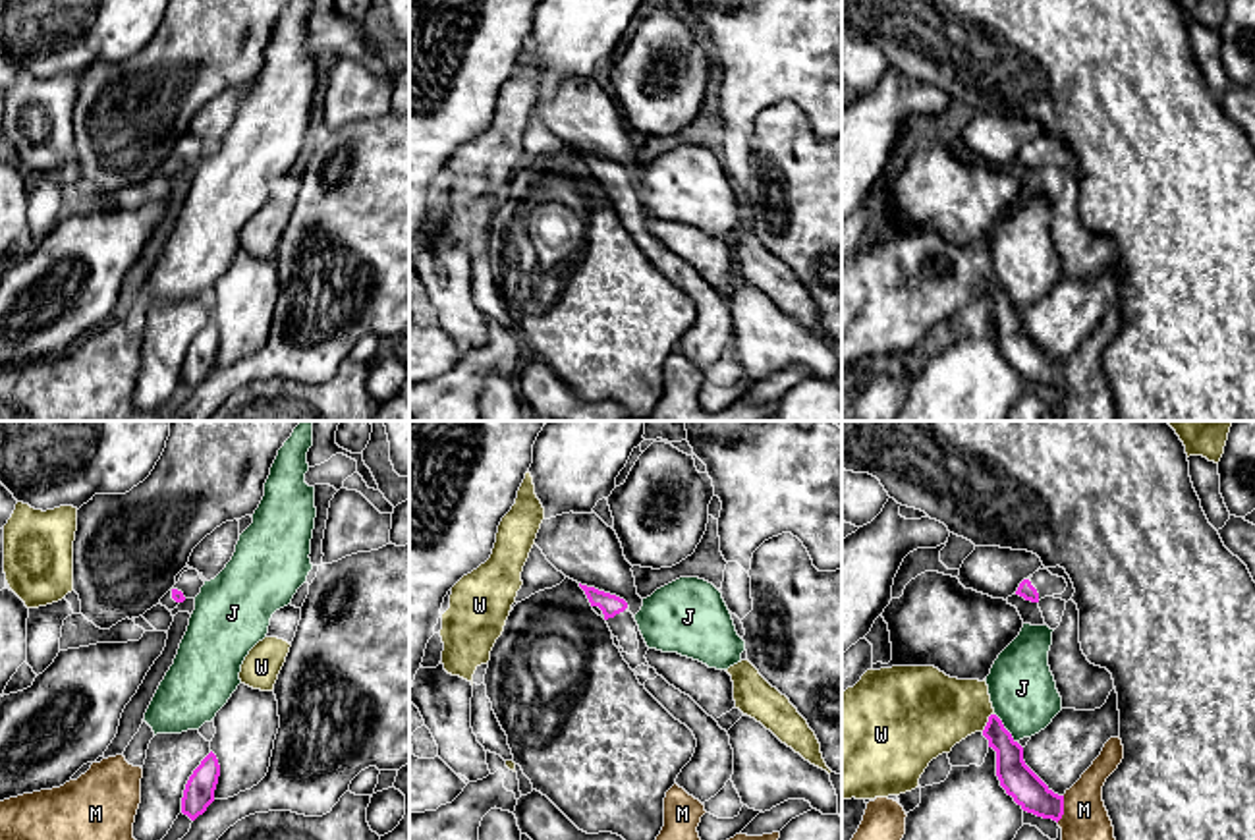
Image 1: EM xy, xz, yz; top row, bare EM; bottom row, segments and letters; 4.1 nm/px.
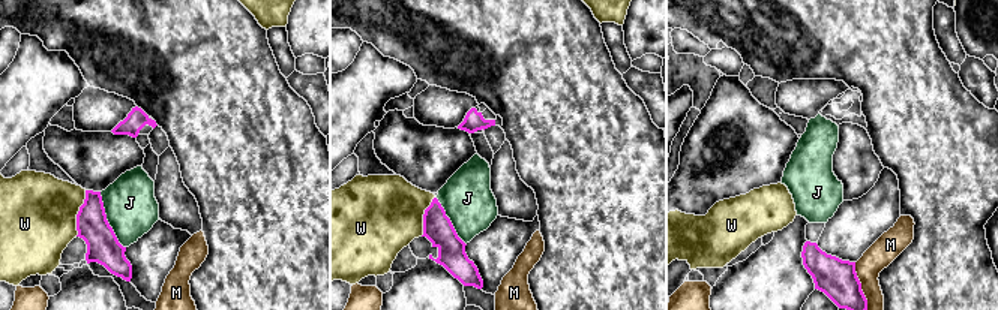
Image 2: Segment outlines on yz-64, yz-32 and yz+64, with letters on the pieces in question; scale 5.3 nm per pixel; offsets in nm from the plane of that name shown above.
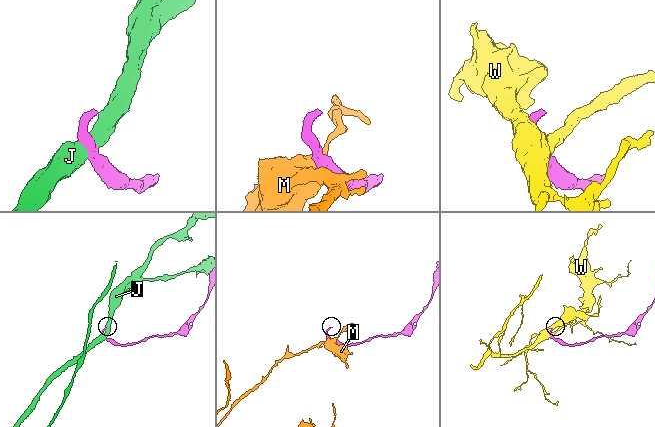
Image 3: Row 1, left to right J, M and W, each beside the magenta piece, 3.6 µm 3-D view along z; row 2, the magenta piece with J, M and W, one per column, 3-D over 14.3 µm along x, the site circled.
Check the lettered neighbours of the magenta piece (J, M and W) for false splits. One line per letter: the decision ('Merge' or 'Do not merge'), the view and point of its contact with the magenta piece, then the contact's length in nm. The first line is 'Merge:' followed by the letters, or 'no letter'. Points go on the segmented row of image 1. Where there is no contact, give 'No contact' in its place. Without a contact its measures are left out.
Merge: no letter
J: Do not merge. Touches magenta at yz (1004, 728). Shared border 170 nm
M: Do not merge. Touches magenta at yz (1062, 810). Shared border 120 nm
W: Do not merge. Touches magenta at yz (987, 723). Shared border 90 nm

